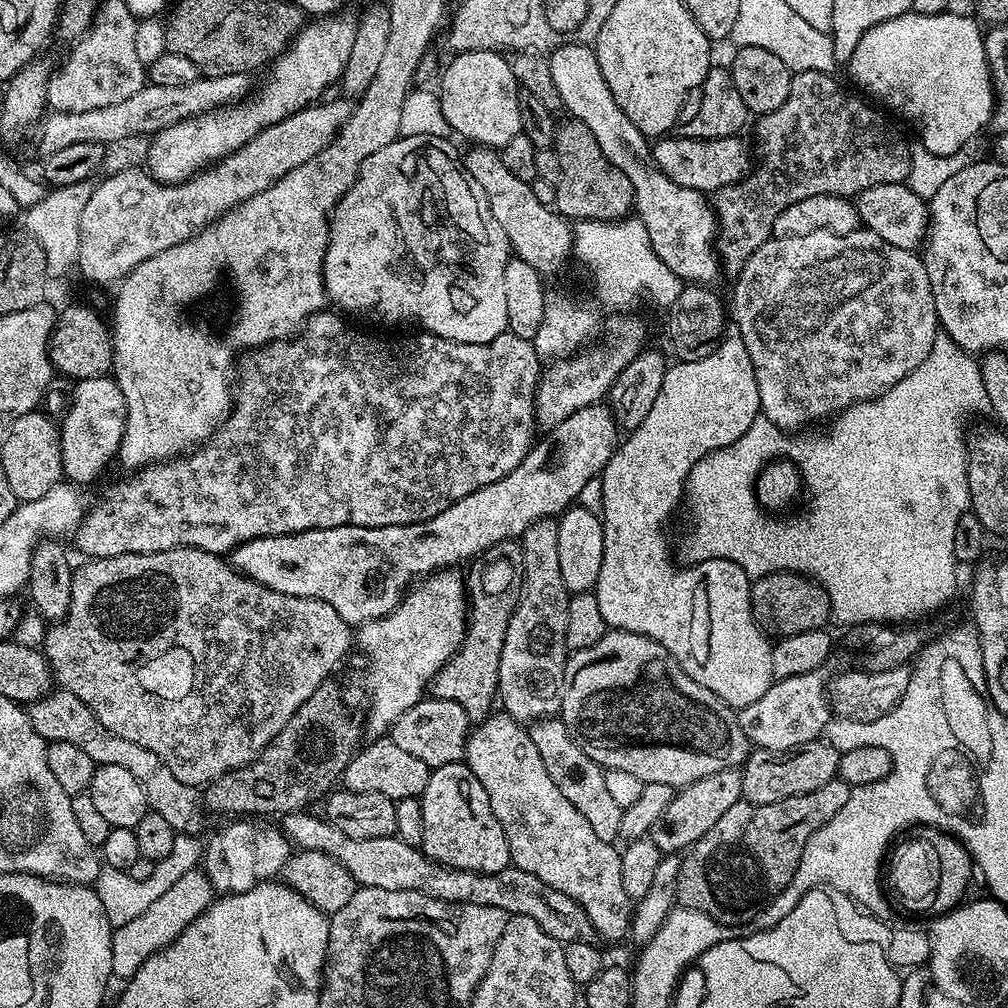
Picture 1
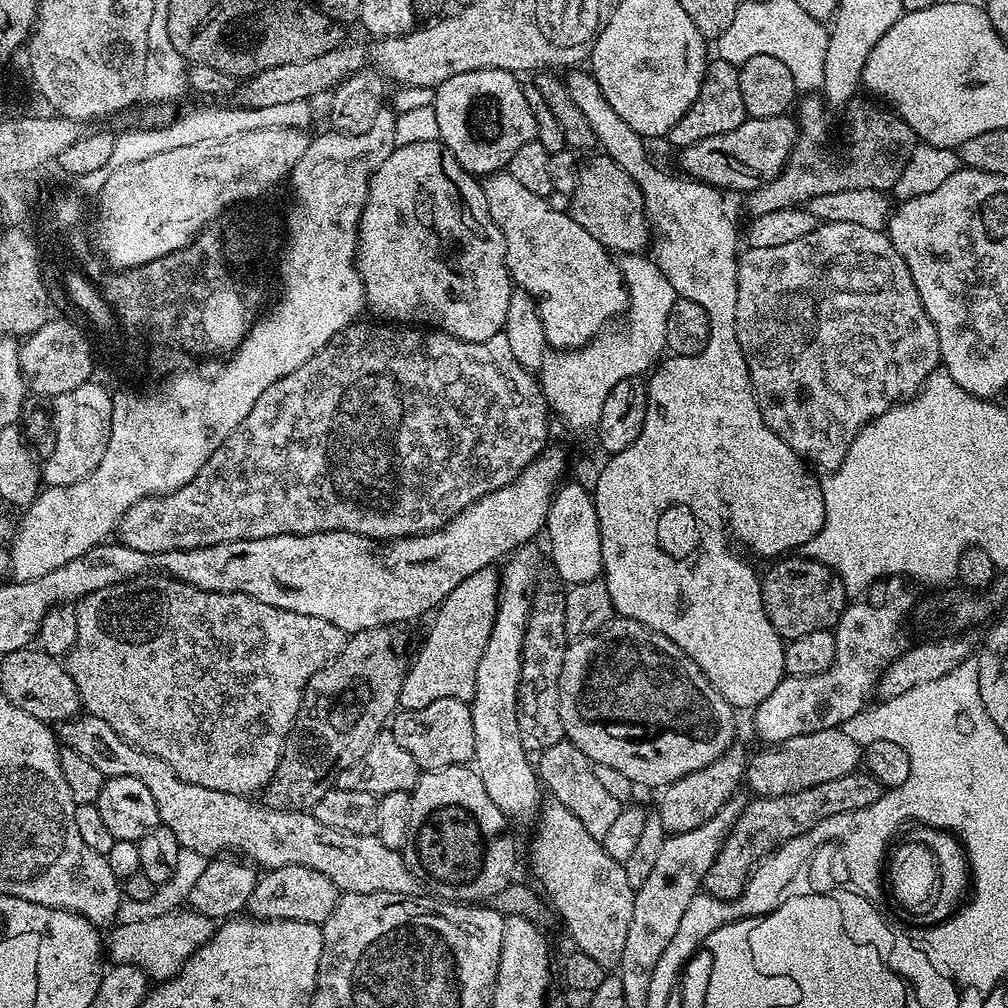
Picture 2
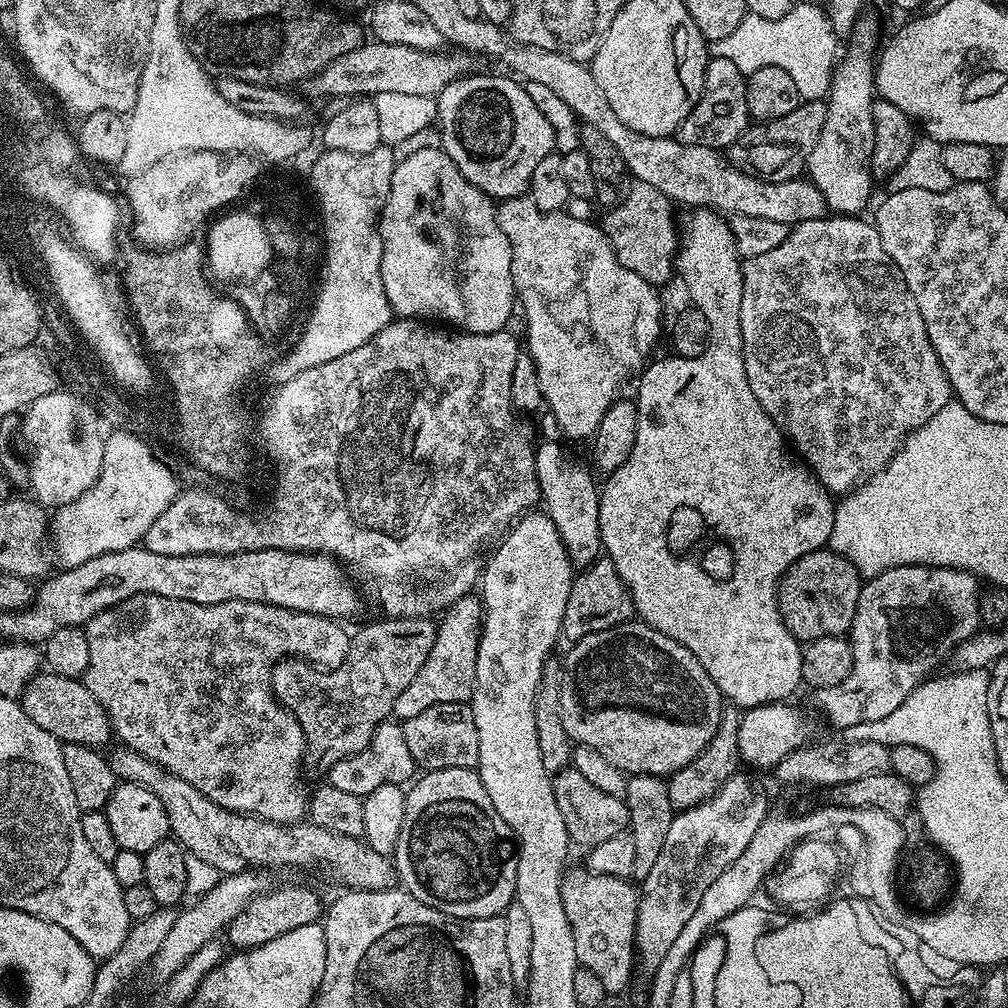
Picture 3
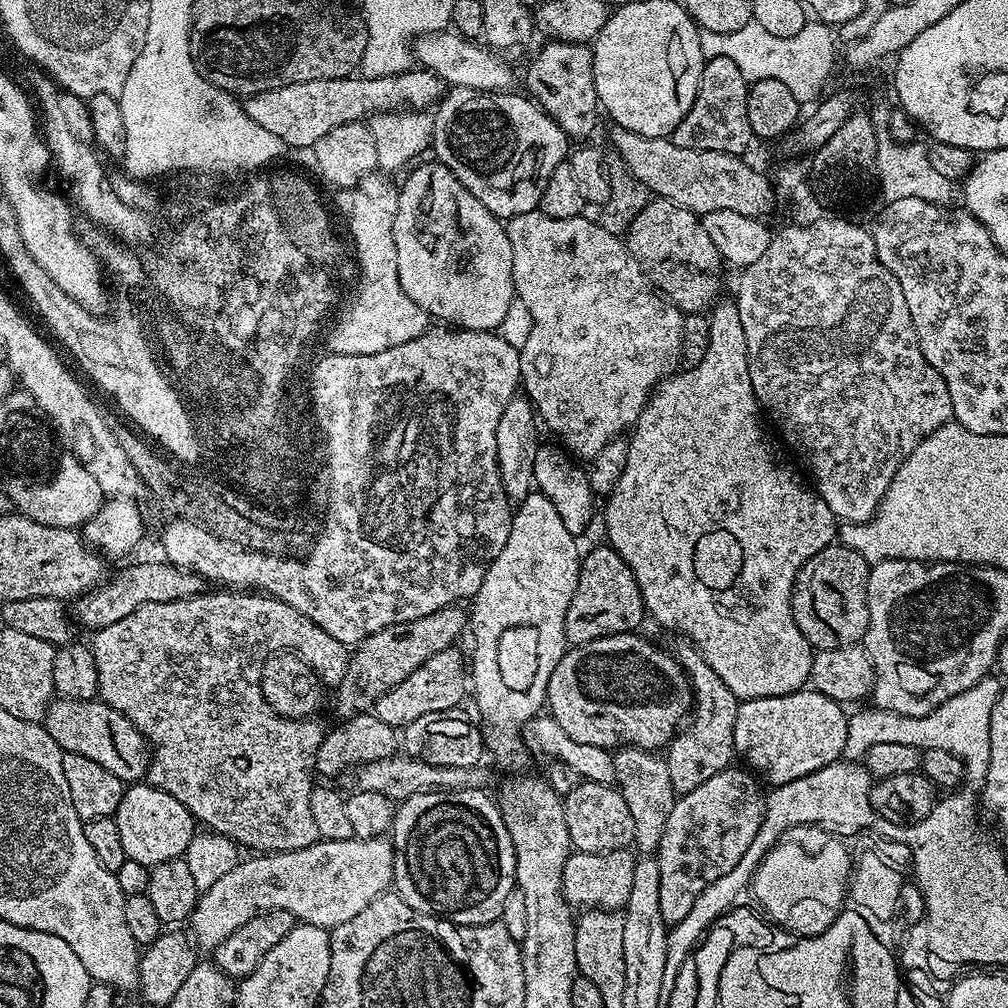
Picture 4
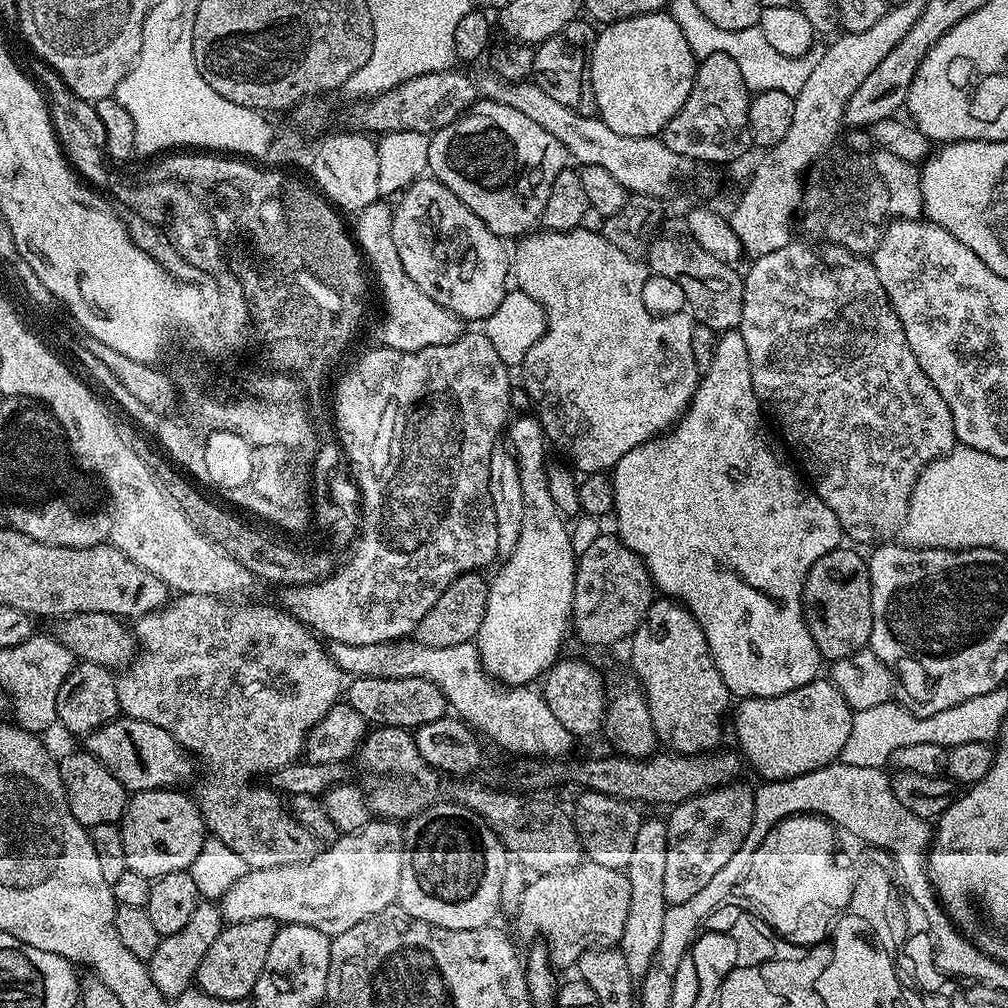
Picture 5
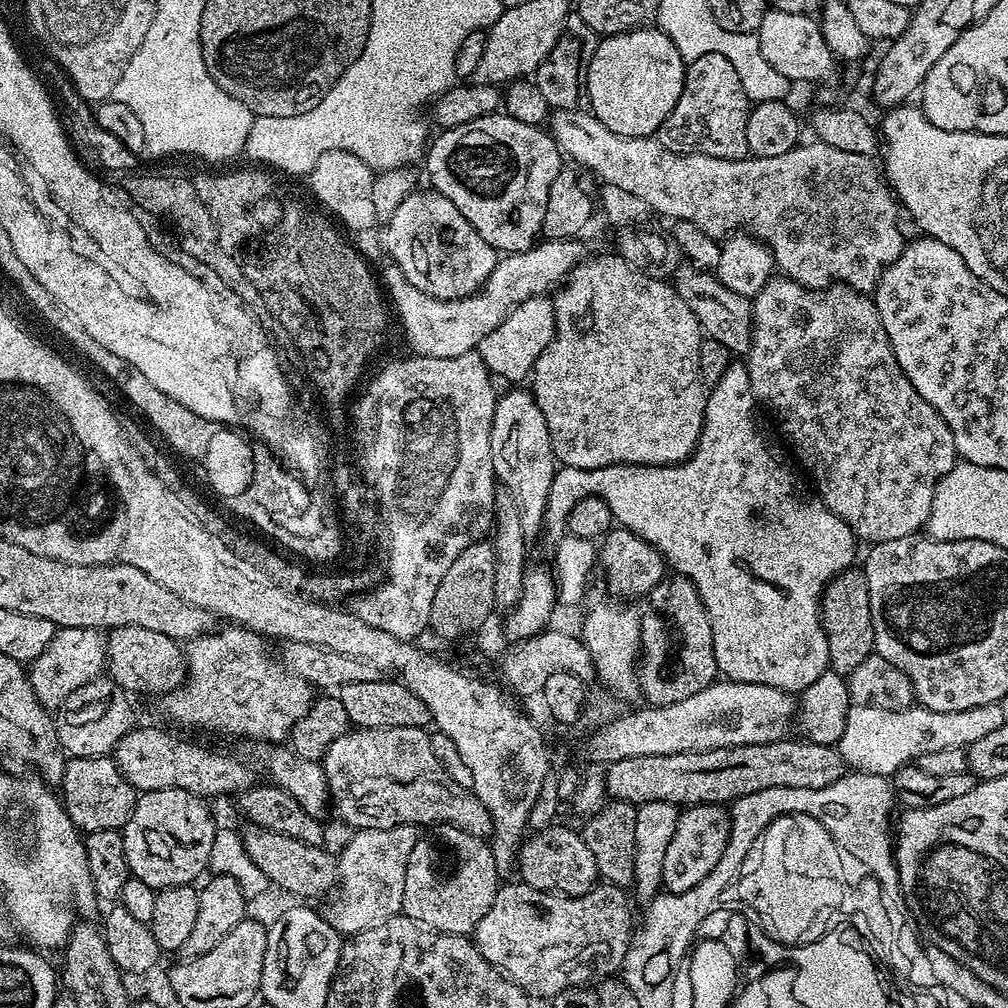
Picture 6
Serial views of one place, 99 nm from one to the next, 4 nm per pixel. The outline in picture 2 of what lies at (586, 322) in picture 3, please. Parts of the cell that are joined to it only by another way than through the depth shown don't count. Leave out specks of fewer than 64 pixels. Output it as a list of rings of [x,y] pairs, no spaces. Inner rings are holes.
[[[509,172],[483,177],[486,210],[502,230],[508,274],[517,289],[532,296],[547,343],[556,350],[575,350],[605,331],[607,320],[628,306],[628,286],[613,253],[603,248],[567,211],[559,212],[538,194],[530,194]]]

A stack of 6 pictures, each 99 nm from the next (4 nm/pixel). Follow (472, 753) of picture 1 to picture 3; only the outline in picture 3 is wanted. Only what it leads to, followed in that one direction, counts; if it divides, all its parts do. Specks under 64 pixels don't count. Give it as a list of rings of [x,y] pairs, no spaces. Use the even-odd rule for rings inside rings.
[[[569,867],[564,873],[564,881],[562,882],[562,906],[566,909],[566,918],[570,921],[570,930],[572,931],[572,954],[576,957],[576,963],[581,968],[592,971],[602,982],[605,993],[608,994],[624,994],[627,993],[628,983],[632,980],[632,963],[637,963],[638,952],[636,942],[636,919],[638,918],[638,906],[640,898],[637,889],[623,876],[597,876],[595,872],[588,871],[587,867],[580,868]]]

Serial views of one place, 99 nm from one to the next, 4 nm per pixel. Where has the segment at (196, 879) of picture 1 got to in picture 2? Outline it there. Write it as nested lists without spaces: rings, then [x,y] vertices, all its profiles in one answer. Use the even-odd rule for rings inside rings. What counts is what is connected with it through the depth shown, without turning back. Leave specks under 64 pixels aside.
[[[191,910],[167,912],[133,924],[117,923],[111,929],[113,932],[106,936],[106,956],[112,964],[133,964],[148,973],[153,981],[163,982],[180,973],[185,962],[216,933],[217,927],[217,921]]]

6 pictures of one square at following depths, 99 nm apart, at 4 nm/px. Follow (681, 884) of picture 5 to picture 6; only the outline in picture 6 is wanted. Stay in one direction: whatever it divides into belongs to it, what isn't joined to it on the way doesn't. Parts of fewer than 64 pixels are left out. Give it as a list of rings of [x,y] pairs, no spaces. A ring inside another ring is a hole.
[[[700,804],[685,807],[680,812],[678,826],[674,826],[674,838],[670,838],[670,847],[666,849],[666,855],[662,862],[662,888],[664,892],[685,892],[690,886],[698,886],[710,870],[718,864],[718,858],[722,858],[722,850],[726,850],[728,835],[732,829],[730,812],[727,807],[719,804]]]

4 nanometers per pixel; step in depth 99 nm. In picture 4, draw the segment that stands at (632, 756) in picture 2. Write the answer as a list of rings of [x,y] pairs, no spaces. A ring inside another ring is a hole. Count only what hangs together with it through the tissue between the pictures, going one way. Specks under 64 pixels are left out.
[[[636,632],[610,634],[606,638],[594,638],[594,642],[569,647],[558,666],[554,666],[548,683],[546,708],[570,738],[609,750],[621,746],[660,750],[676,735],[678,725],[689,715],[694,703],[692,685],[671,651],[663,652],[640,635]]]

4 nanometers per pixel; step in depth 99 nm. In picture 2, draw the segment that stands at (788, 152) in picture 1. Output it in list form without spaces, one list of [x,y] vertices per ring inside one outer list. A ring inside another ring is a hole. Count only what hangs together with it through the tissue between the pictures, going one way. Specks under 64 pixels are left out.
[[[816,94],[805,95],[799,101],[797,142],[784,169],[768,184],[747,193],[746,200],[752,216],[770,214],[770,210],[802,206],[822,194],[838,194],[838,190],[861,188],[886,193],[893,191],[895,183],[902,177],[906,164],[914,154],[918,143],[916,131],[887,107],[859,100],[846,108],[848,141],[844,144],[844,153],[841,156],[835,156],[824,145],[828,140],[828,112],[824,109],[825,101]]]

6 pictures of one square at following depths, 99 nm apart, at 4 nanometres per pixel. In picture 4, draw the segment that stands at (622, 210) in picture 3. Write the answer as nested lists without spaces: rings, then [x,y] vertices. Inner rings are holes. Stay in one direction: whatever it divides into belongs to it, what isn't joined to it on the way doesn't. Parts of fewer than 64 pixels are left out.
[[[659,198],[649,199],[648,205],[634,218],[634,222],[626,233],[628,253],[644,275],[651,287],[661,297],[667,298],[685,314],[704,314],[717,303],[720,292],[720,268],[722,261],[718,250],[714,250],[714,242],[706,235],[700,216],[695,212],[680,208],[674,202]]]

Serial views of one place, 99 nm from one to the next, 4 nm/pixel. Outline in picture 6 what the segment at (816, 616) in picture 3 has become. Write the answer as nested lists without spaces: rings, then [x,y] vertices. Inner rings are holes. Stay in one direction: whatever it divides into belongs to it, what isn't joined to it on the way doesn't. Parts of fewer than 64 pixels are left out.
[[[853,566],[839,572],[825,586],[824,593],[820,595],[820,624],[826,634],[831,671],[847,678],[854,666],[866,662],[866,658],[873,655],[876,639],[870,618],[870,590],[859,567]]]

